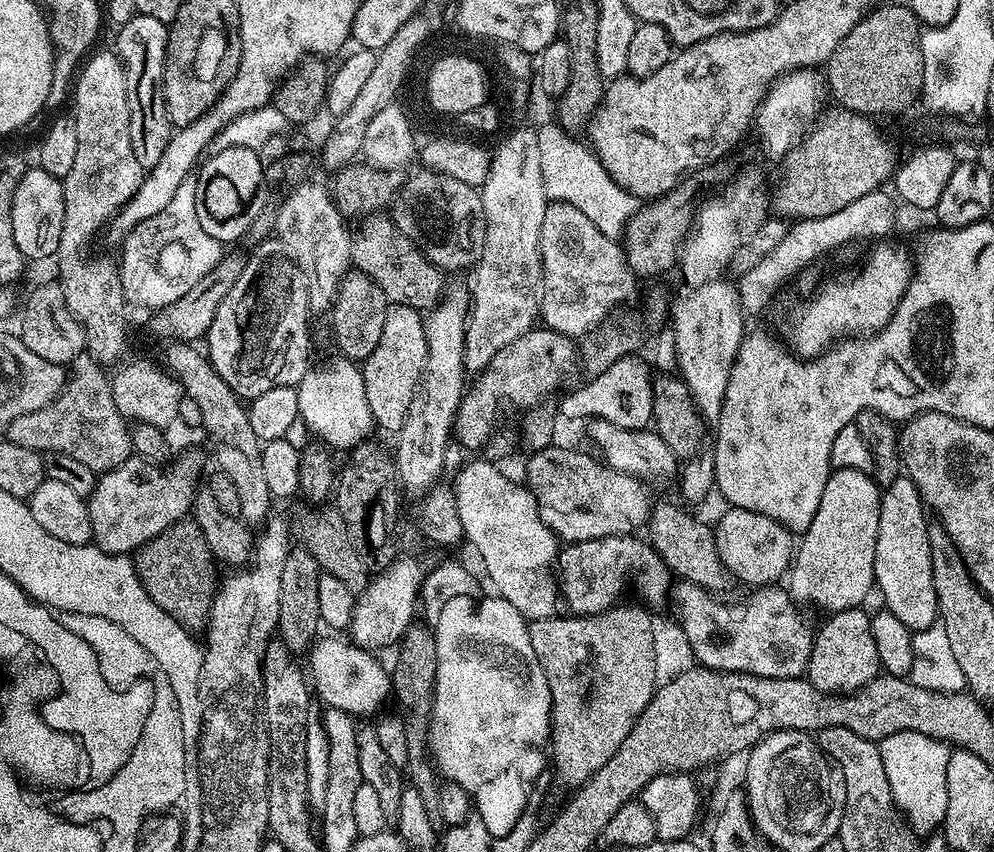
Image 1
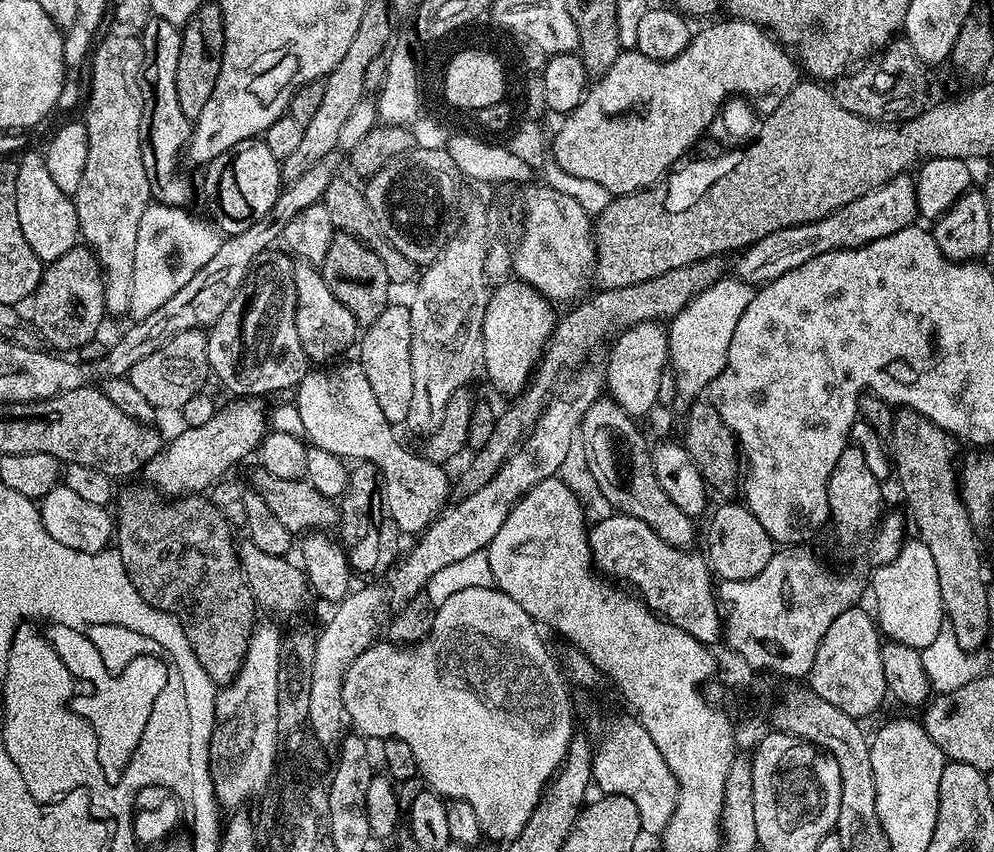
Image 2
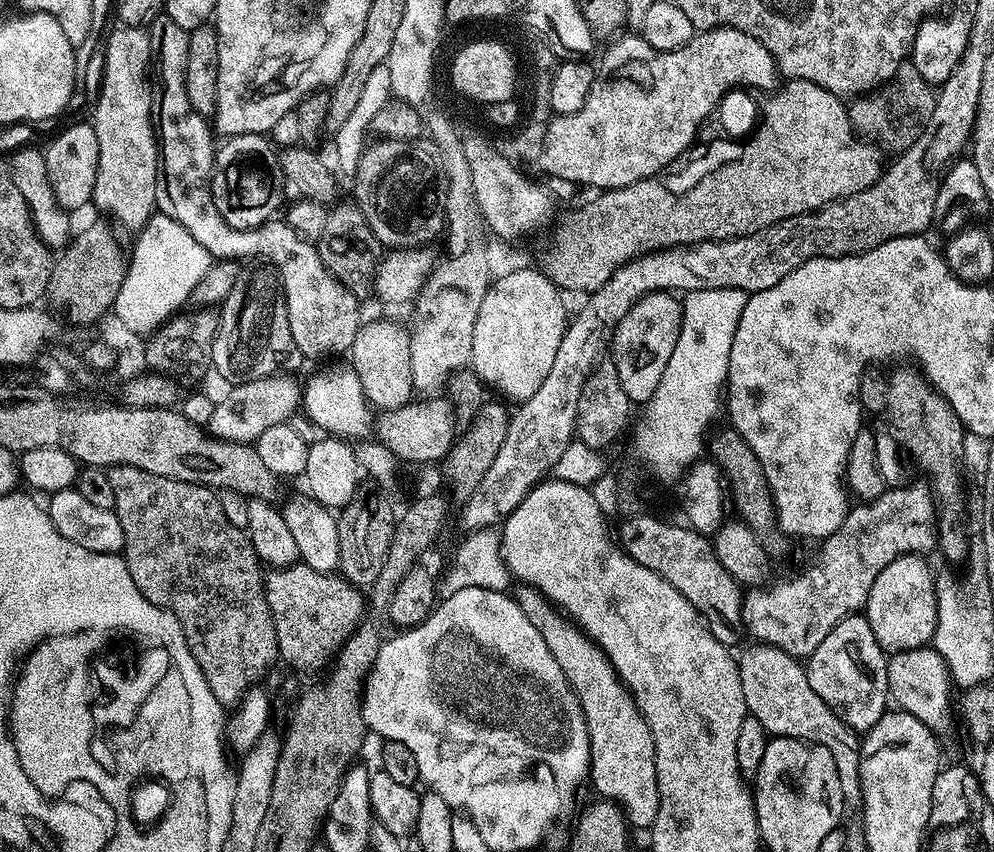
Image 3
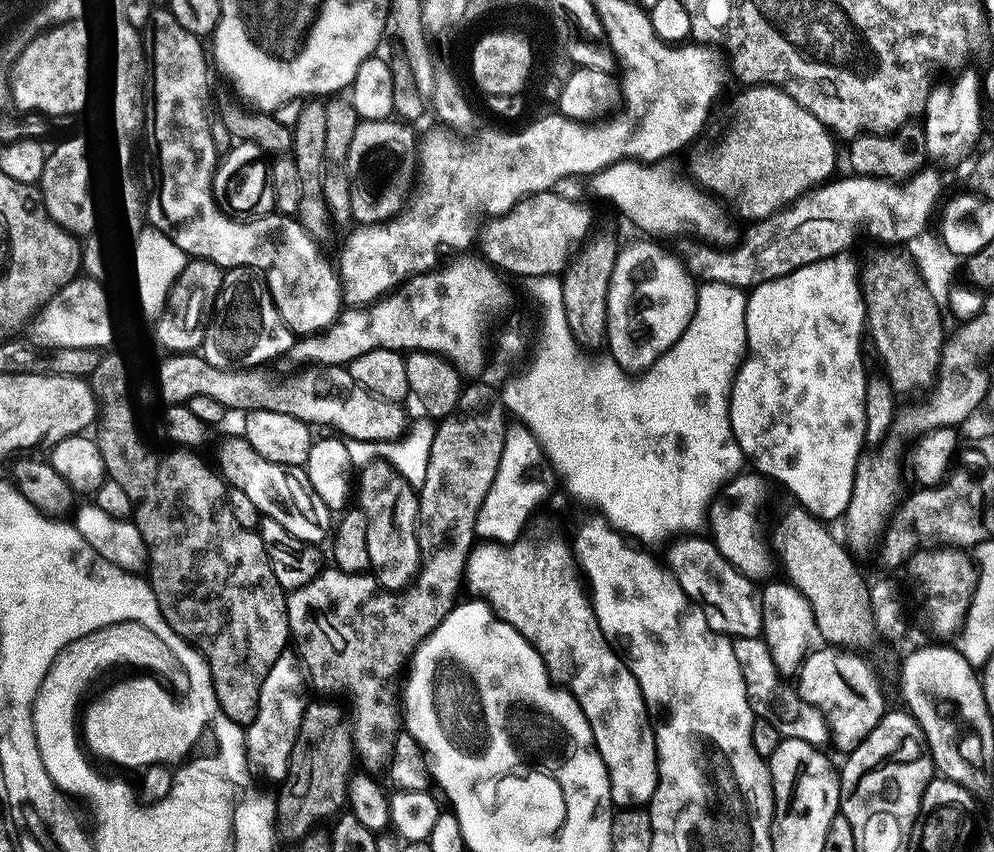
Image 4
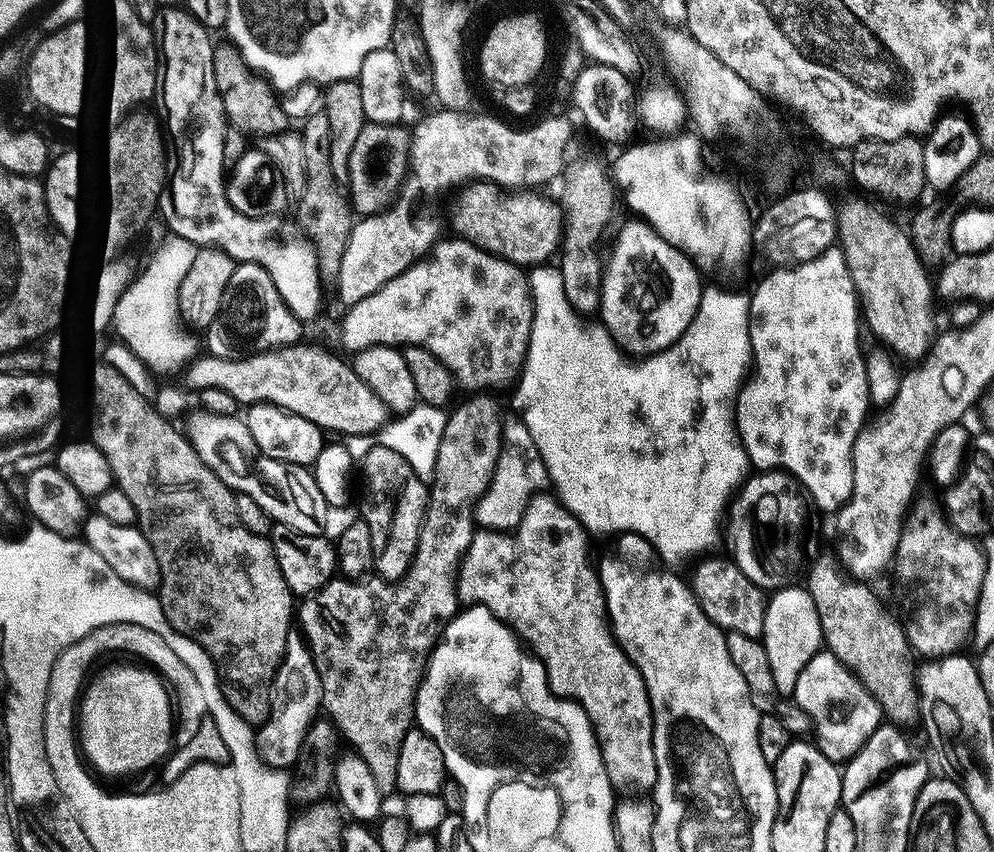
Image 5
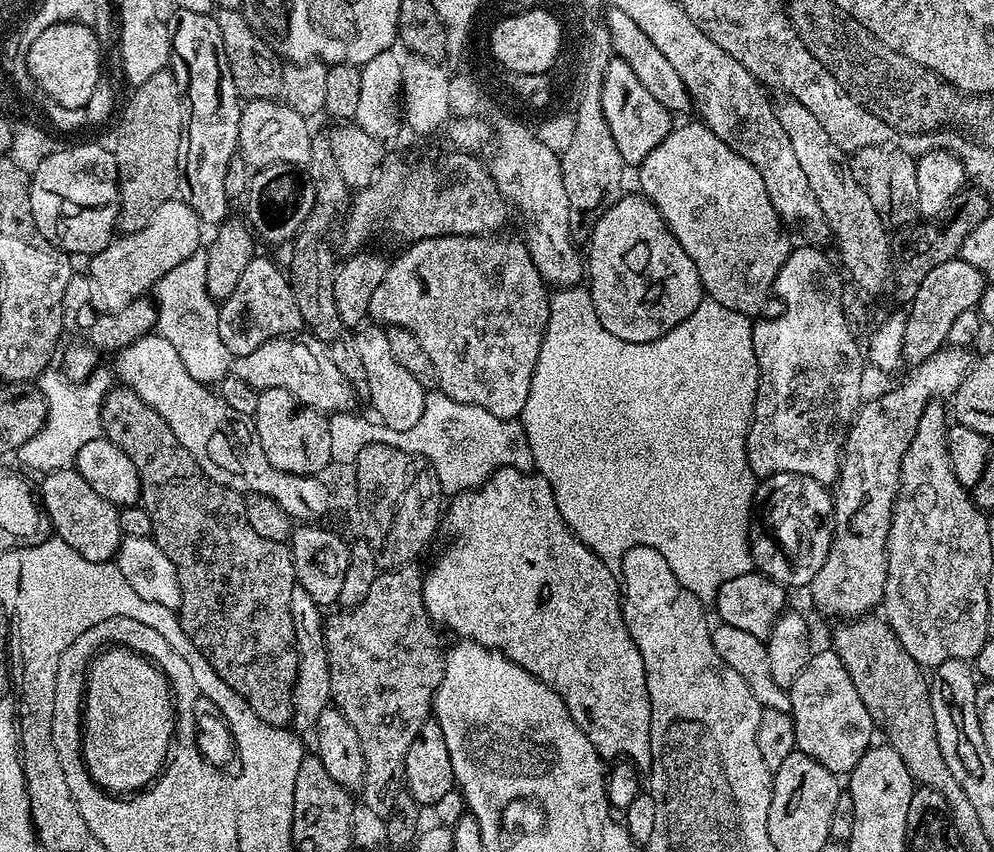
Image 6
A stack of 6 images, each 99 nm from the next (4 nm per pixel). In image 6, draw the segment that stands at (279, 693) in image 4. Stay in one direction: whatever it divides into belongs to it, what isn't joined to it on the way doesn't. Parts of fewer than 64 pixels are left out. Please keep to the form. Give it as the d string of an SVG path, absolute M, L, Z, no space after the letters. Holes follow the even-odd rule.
M296 587L290 594L290 614L294 618L294 634L298 650L298 674L292 691L292 724L297 728L315 729L318 714L330 706L332 691L330 690L330 658L324 645L325 617L320 616L321 605L302 587Z

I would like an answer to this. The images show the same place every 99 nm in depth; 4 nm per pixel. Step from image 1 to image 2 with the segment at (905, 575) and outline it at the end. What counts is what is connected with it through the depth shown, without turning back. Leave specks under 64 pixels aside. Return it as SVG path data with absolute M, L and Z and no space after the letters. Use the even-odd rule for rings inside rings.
M918 538L911 540L904 542L894 560L875 567L872 584L870 580L870 592L873 592L876 602L874 612L879 631L888 640L923 650L937 638L946 617L934 558Z

